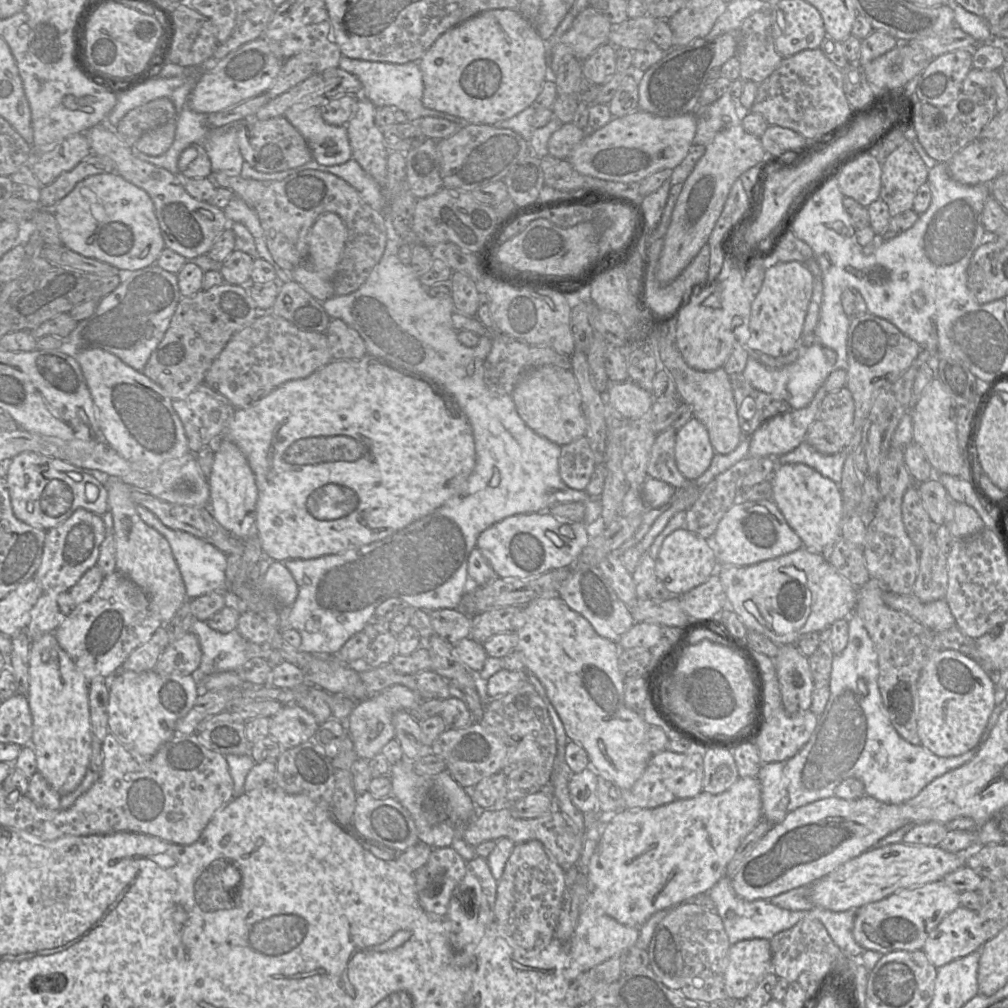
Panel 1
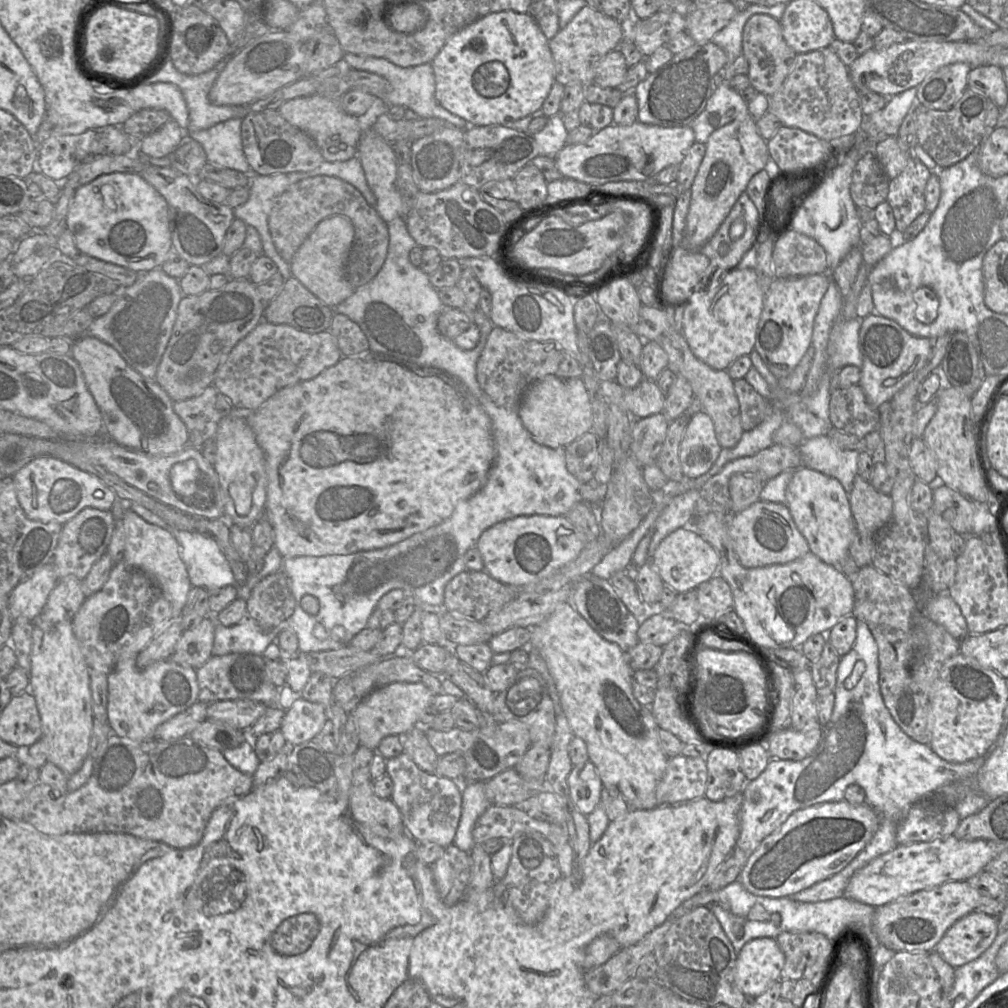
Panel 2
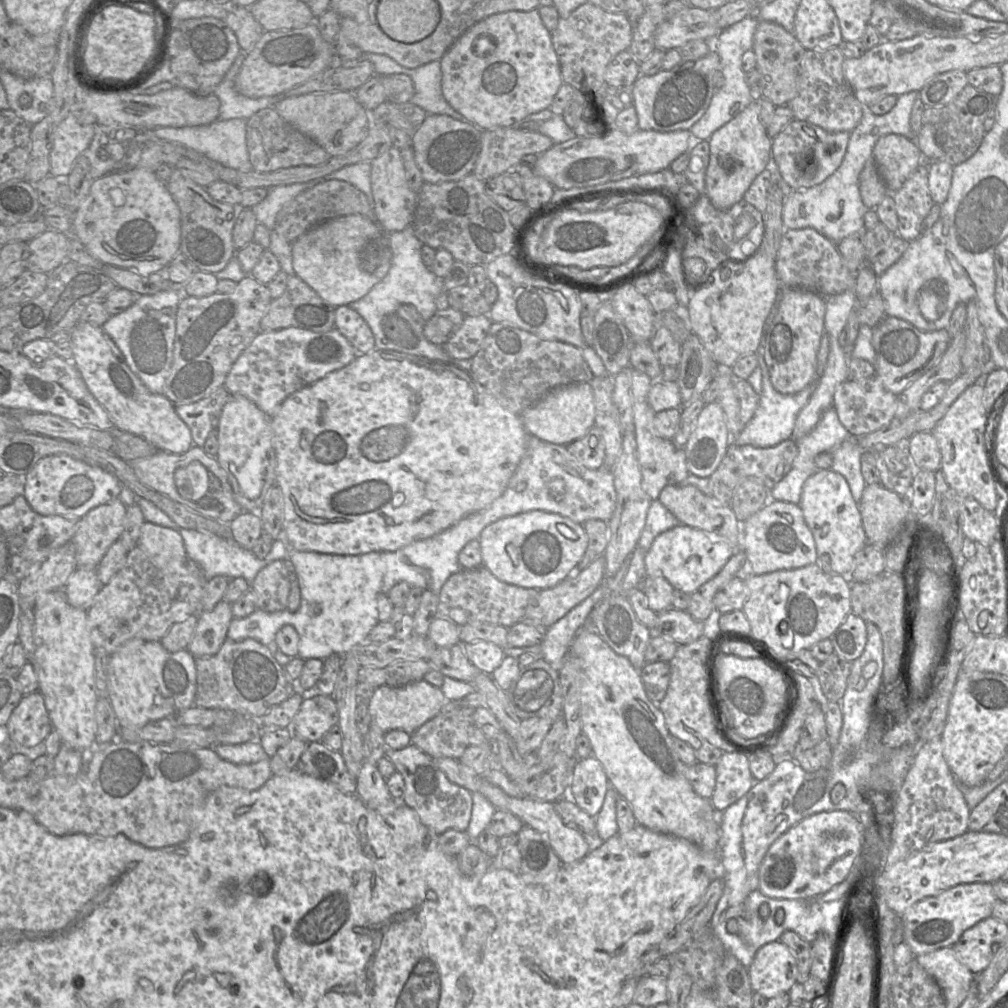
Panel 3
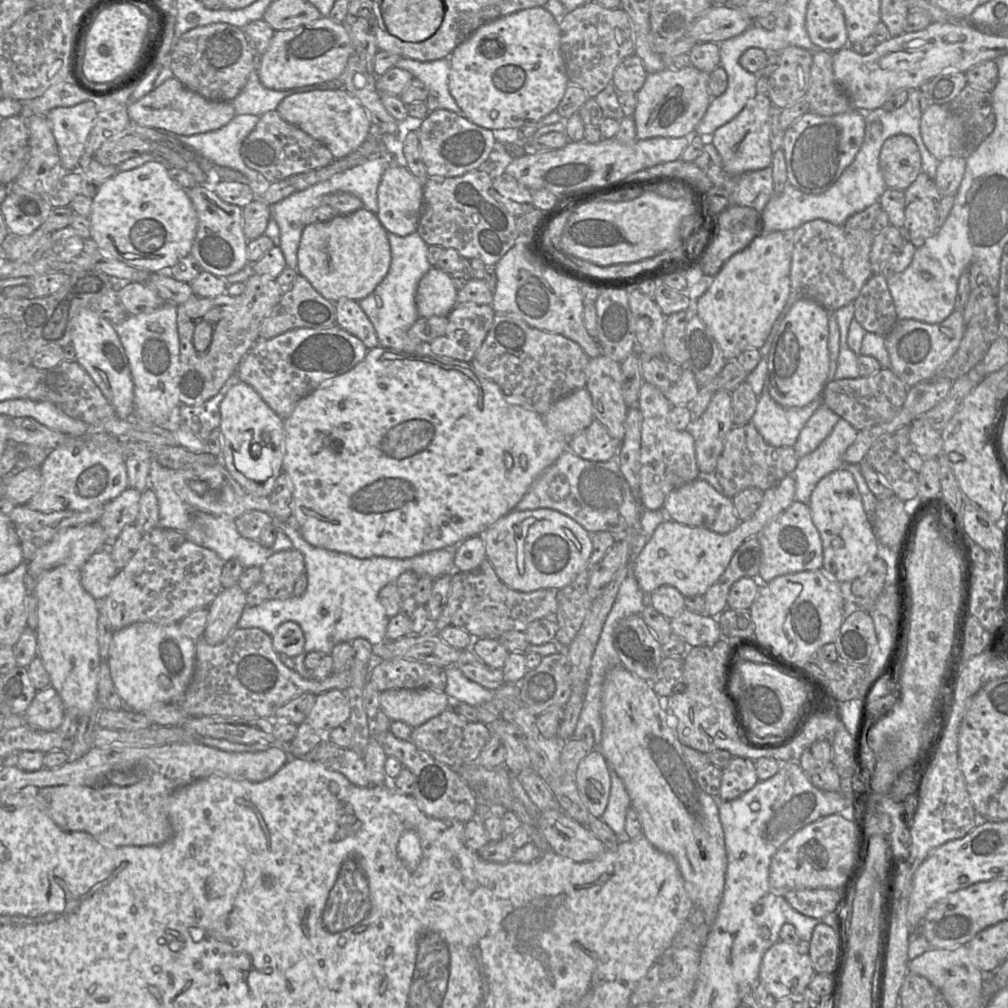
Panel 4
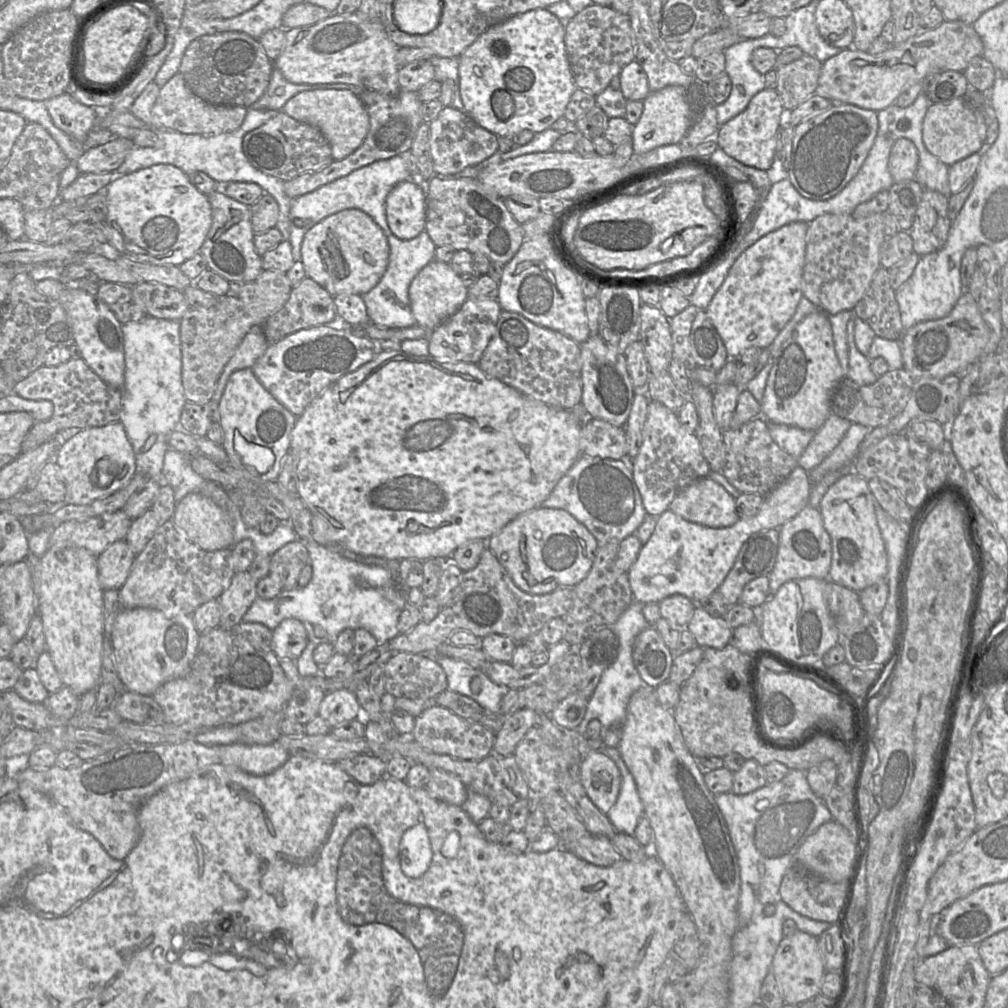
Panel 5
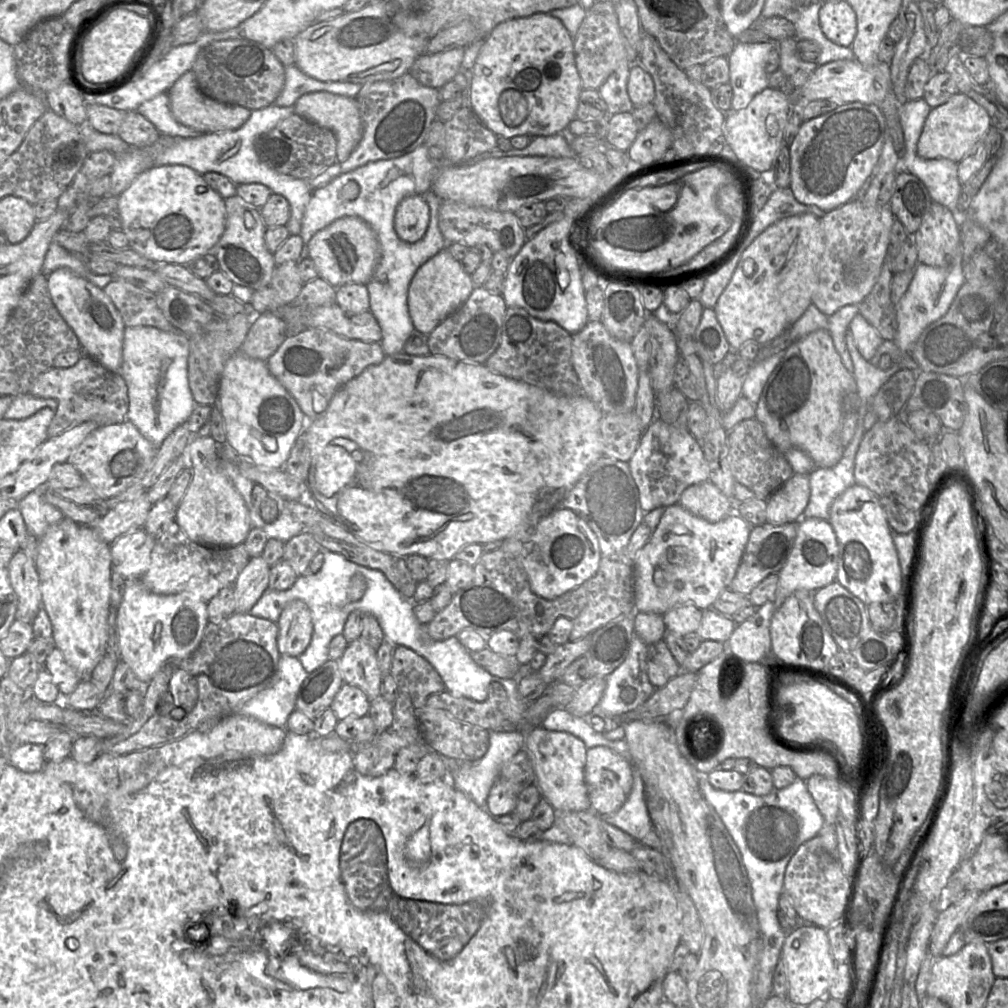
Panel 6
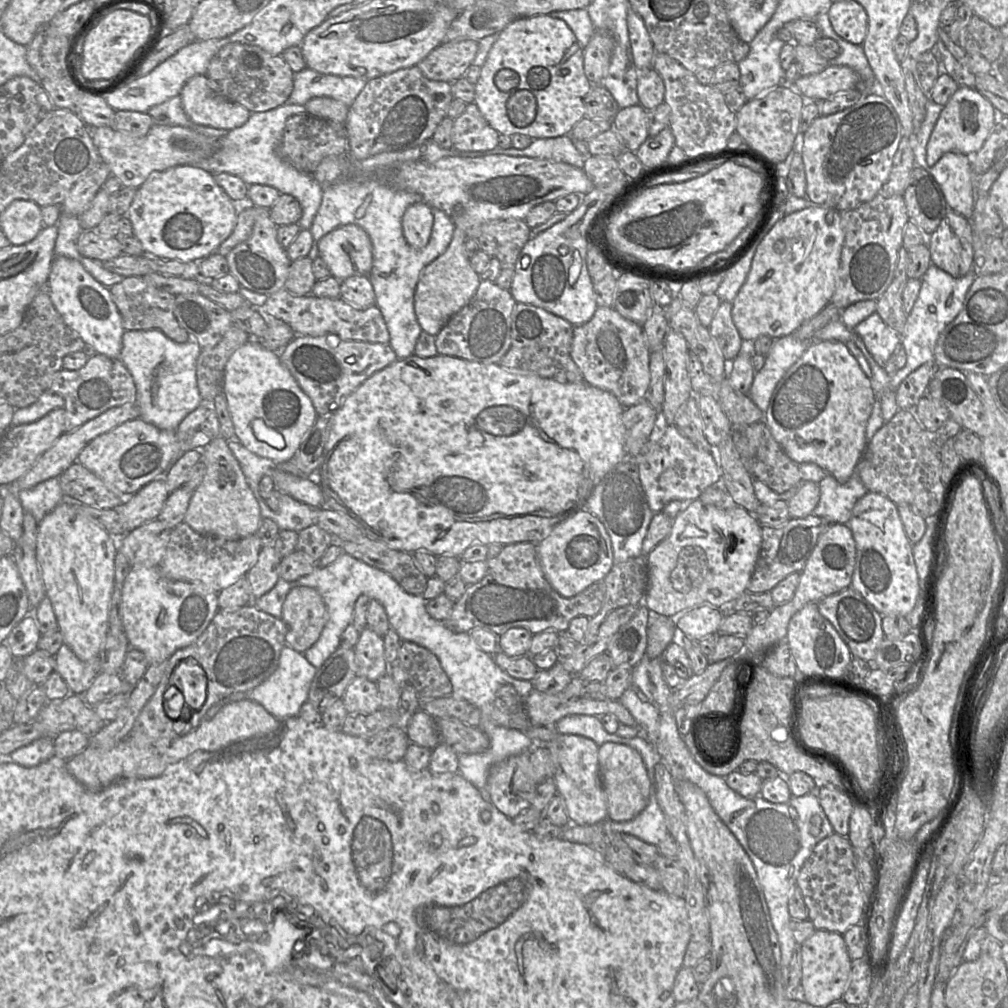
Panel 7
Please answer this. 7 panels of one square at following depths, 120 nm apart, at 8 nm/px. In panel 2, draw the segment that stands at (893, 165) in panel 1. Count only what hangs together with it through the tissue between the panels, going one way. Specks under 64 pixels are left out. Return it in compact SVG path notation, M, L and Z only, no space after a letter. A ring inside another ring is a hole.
M910 156L905 169L889 181L886 201L891 206L897 231L904 232L924 211L925 188L932 171L917 157Z

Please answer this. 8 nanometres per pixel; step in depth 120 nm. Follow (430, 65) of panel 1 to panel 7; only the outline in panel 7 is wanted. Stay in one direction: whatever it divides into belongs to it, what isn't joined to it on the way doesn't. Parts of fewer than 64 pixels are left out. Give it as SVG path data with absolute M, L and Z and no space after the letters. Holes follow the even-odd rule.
M549 14L517 17L498 33L481 66L473 103L488 124L501 135L523 134L533 140L555 138L570 133L574 125L585 117L584 98L592 86L584 72L583 49L565 21Z

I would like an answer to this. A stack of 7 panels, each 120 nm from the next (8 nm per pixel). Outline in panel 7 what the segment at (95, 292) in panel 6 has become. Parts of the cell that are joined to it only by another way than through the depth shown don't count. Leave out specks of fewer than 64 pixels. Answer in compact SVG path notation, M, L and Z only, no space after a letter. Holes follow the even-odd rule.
M55 256L48 278L48 292L64 322L80 335L85 344L93 346L97 354L120 358L125 329L109 288L98 282L79 261Z

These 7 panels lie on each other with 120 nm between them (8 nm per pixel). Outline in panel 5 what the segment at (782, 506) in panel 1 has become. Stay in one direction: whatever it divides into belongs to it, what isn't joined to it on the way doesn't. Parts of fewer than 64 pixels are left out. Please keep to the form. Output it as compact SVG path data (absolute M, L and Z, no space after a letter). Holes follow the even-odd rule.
M856 472L845 474L829 487L818 509L832 544L828 580L860 592L880 579L886 579L887 554L875 514L874 495L867 480Z

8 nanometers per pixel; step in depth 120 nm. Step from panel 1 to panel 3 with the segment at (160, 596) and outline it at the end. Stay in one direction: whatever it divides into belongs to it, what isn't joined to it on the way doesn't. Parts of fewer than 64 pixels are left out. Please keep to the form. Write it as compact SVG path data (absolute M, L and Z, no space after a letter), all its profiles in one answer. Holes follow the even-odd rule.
M145 521L140 530L139 546L157 567L165 566L169 560L188 559L181 535L167 527Z

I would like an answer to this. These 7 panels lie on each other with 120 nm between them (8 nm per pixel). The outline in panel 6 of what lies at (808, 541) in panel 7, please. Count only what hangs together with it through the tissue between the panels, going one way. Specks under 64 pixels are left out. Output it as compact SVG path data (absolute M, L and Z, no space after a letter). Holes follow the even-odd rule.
M764 523L753 526L739 567L726 589L730 589L734 593L749 595L767 576L777 574L786 563L796 535L797 523L787 523L780 526Z

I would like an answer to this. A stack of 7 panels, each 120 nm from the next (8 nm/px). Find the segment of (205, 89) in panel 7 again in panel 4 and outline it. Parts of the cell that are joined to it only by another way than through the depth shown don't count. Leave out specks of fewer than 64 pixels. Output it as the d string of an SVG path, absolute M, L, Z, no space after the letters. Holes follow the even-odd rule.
M172 77L141 99L131 102L127 108L133 123L154 128L164 128L181 135L192 135L218 129L227 124L235 115L231 101L209 100L187 89Z

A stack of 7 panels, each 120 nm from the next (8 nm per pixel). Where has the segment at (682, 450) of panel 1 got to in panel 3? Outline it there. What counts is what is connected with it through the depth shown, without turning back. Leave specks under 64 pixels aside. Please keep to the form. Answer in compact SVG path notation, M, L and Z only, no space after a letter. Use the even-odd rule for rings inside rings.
M717 401L706 404L684 447L689 473L709 478L723 460L730 441L721 405Z

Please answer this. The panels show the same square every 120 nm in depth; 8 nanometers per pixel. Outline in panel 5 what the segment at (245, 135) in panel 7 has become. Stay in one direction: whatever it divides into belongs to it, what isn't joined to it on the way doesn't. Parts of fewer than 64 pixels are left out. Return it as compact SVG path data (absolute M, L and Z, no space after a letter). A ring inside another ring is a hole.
M249 107L242 124L237 129L219 134L187 134L167 129L156 130L158 141L155 146L134 147L116 170L106 173L114 173L115 177L121 177L151 165L167 163L177 166L185 173L205 172L220 184L220 189L229 182L255 182L277 201L279 217L275 228L281 232L283 240L288 240L290 236L289 213L293 199L285 194L285 182L255 168L245 156L242 145L246 133L261 126L278 112Z

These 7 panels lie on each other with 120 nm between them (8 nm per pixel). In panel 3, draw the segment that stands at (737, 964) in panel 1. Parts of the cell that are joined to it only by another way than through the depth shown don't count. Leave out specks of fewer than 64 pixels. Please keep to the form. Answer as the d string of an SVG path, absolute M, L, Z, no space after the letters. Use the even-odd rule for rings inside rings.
M780 940L760 947L748 967L748 975L753 992L766 999L789 992L800 979L795 957Z

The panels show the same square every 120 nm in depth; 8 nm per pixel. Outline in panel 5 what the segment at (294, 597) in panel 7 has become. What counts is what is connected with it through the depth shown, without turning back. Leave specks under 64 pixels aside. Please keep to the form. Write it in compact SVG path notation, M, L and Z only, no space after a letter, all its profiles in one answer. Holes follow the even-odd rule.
M296 618L284 619L272 631L272 650L279 659L297 660L308 642L304 624Z

